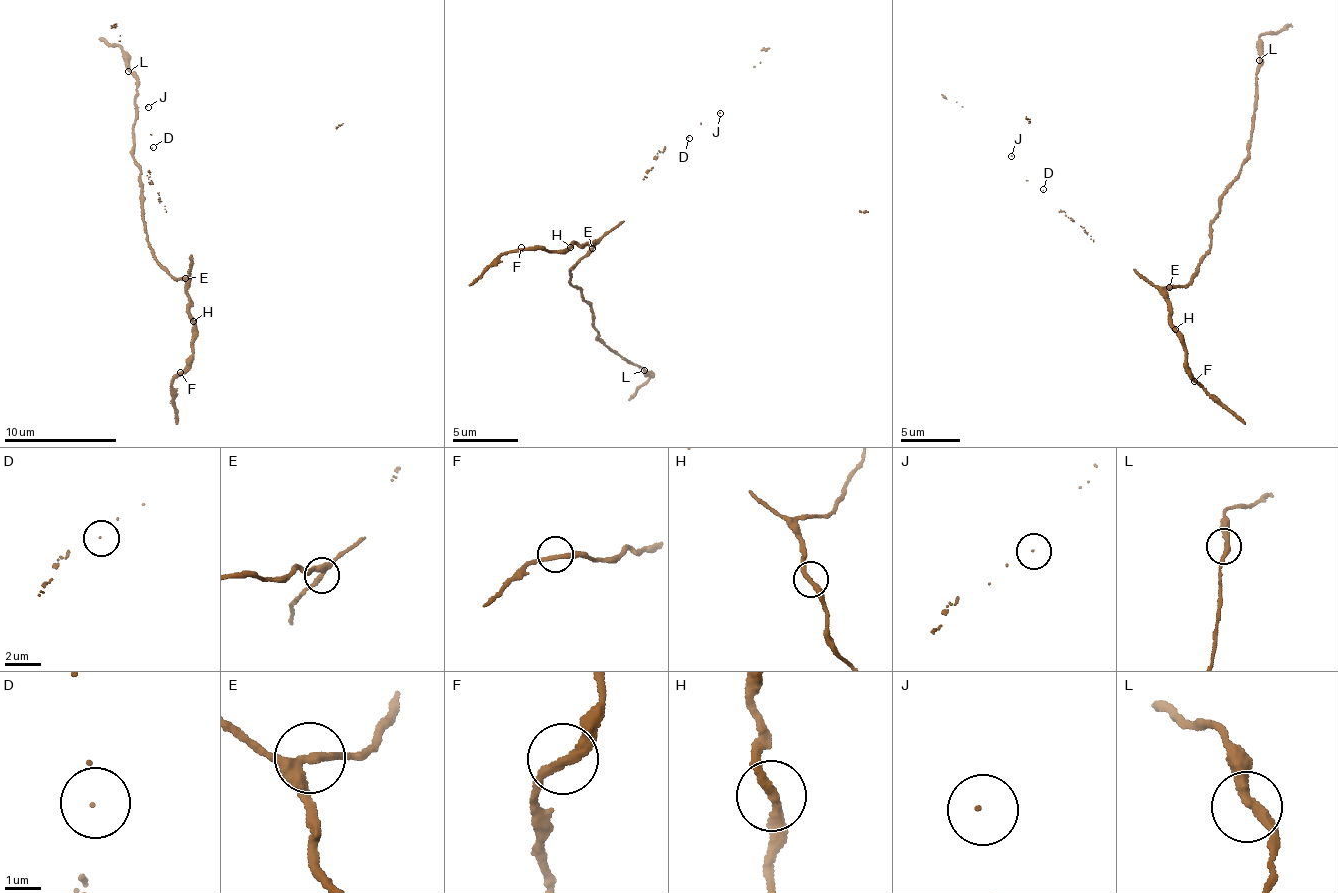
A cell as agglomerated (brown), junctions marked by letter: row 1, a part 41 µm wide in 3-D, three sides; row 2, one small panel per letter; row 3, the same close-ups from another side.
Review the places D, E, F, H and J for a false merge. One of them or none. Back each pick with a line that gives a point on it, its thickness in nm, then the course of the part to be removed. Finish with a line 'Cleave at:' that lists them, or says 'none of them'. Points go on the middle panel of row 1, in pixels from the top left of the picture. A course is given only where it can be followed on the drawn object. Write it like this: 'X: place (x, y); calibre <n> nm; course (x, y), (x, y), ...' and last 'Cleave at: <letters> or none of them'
Cleave at: none of them

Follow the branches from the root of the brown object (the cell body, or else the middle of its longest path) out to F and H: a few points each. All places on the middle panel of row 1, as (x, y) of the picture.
F: (594, 249), (593, 244), (573, 239), (566, 249), (560, 251), (521, 247)
H: (594, 249), (593, 244), (575, 240), (570, 247)

